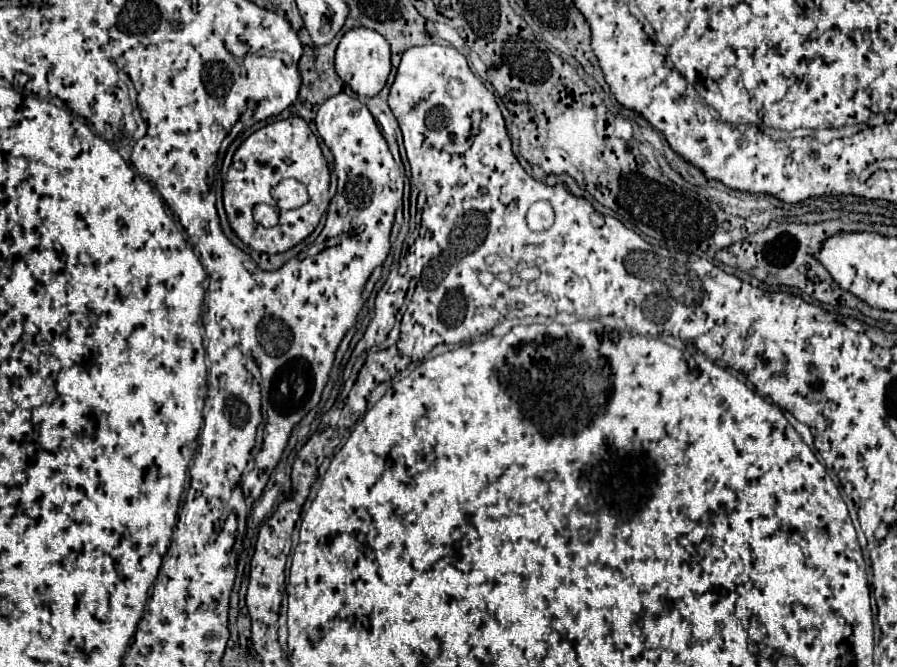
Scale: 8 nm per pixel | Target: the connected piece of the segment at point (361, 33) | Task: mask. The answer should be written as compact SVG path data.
M352 28L348 30L336 48L336 74L358 94L358 96L376 96L390 74L390 46L384 36L370 28Z

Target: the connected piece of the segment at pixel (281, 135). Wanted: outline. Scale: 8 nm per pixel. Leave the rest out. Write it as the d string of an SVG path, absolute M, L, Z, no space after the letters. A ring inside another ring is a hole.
M290 116L286 120L272 122L260 130L256 130L236 150L234 160L228 168L228 178L224 182L224 208L226 208L232 230L246 246L250 246L258 252L278 254L278 252L290 250L292 246L296 246L298 242L302 242L306 236L310 236L314 232L322 214L328 210L329 184L330 170L328 170L326 158L322 156L316 136L312 134L310 126L302 118ZM284 178L296 178L296 180L304 182L308 186L310 202L298 210L288 210L288 212L278 210L278 214L280 214L278 226L264 228L254 222L252 208L260 202L276 206L270 192Z

